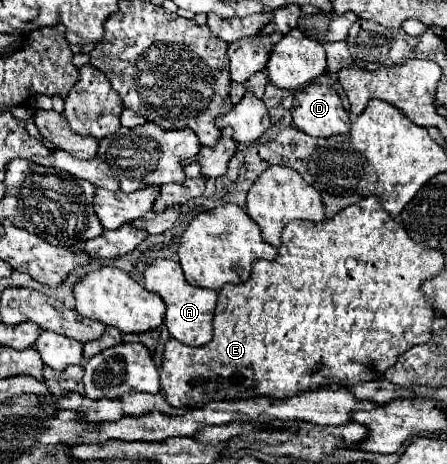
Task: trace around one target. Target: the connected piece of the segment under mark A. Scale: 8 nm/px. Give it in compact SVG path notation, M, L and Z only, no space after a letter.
M169 258L155 260L151 266L147 266L143 282L145 282L147 290L151 290L163 298L163 302L167 306L165 326L175 340L179 340L185 346L203 346L211 340L211 336L213 336L211 322L213 322L213 310L217 304L217 292L215 290L191 286L183 276L181 264L169 260Z

